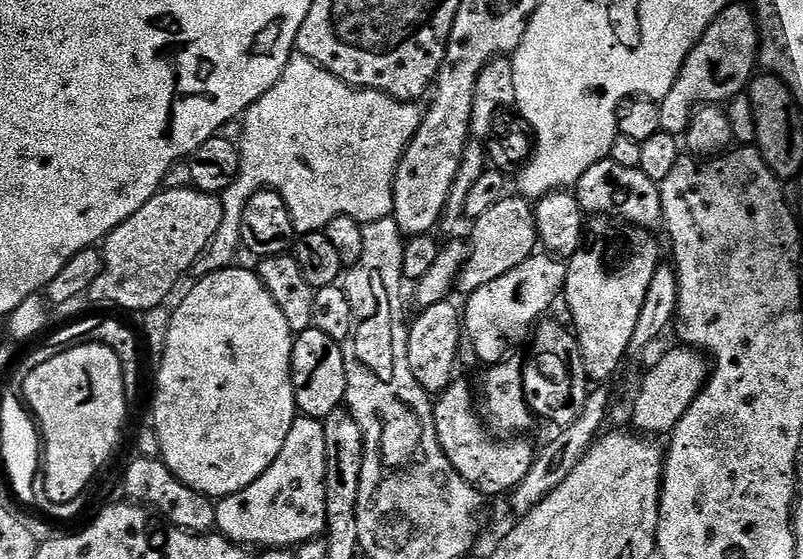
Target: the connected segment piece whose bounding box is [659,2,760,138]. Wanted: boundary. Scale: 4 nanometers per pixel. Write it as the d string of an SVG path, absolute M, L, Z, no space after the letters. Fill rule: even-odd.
M734 2L714 18L700 41L690 50L670 94L659 101L660 132L683 137L697 106L720 106L741 95L757 71L759 55L760 30L753 9Z

